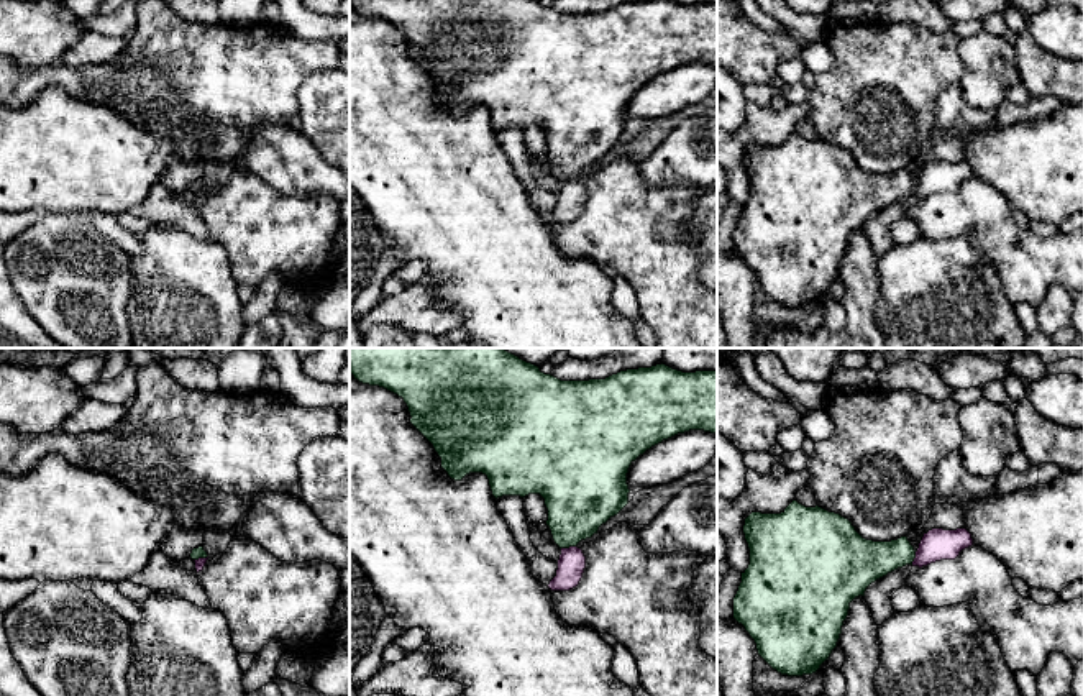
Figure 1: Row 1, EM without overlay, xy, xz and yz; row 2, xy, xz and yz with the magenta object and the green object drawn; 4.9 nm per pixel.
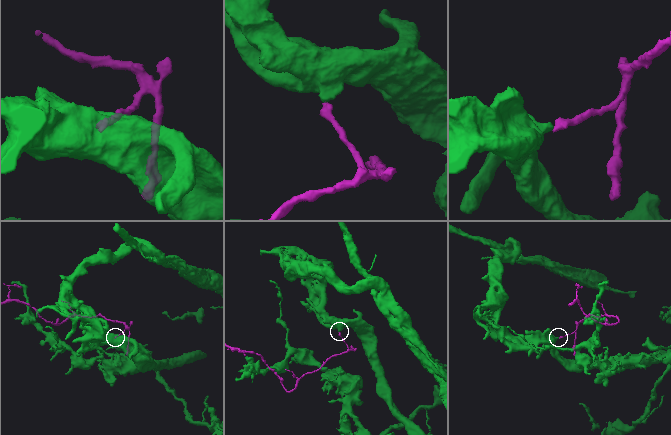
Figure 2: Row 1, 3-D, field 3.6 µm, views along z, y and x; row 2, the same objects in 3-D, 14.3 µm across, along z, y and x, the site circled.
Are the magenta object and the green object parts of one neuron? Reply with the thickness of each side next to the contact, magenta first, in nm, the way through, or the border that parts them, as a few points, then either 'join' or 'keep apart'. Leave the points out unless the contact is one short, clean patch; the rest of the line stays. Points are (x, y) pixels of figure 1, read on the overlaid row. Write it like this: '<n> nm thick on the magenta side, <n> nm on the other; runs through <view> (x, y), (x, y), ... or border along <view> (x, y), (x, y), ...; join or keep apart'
140 nm thick on the magenta side, 340 nm on the other; border along xz (575, 545), (562, 549); keep apart

